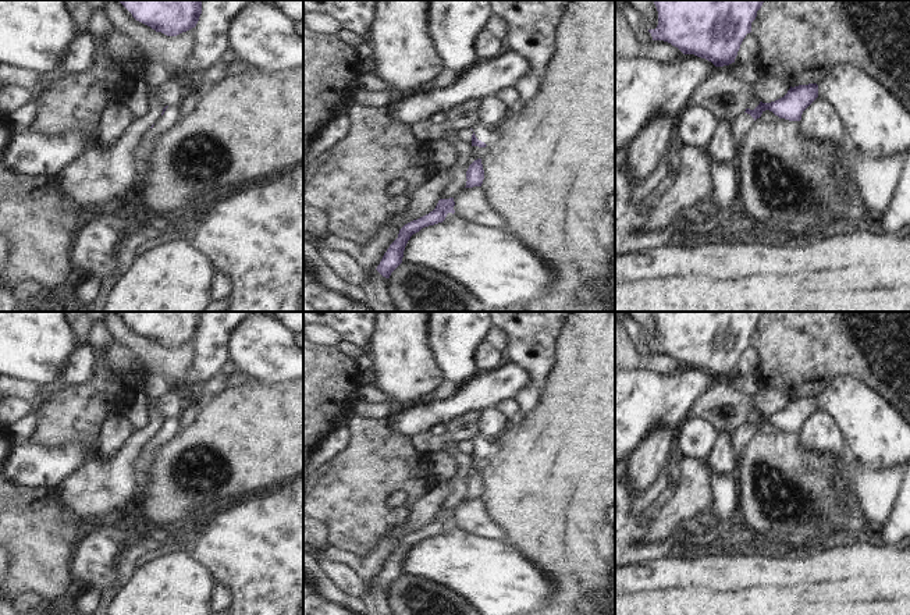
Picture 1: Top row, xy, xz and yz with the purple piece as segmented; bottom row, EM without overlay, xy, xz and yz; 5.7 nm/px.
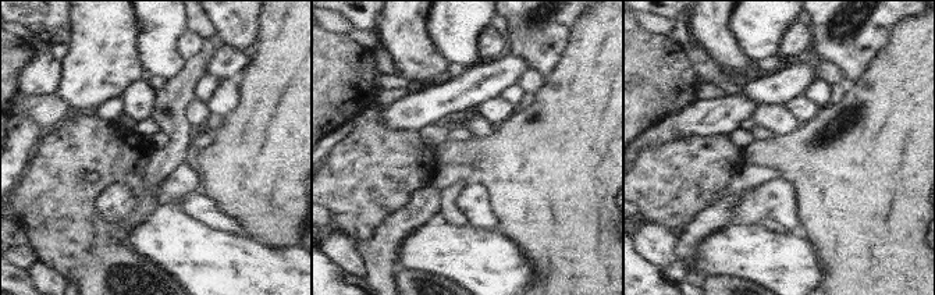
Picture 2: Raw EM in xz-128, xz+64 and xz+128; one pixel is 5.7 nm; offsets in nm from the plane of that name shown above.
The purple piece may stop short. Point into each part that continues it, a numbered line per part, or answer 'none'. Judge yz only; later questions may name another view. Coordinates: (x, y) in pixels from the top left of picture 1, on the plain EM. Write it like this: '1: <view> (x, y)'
1: yz (739, 440)

